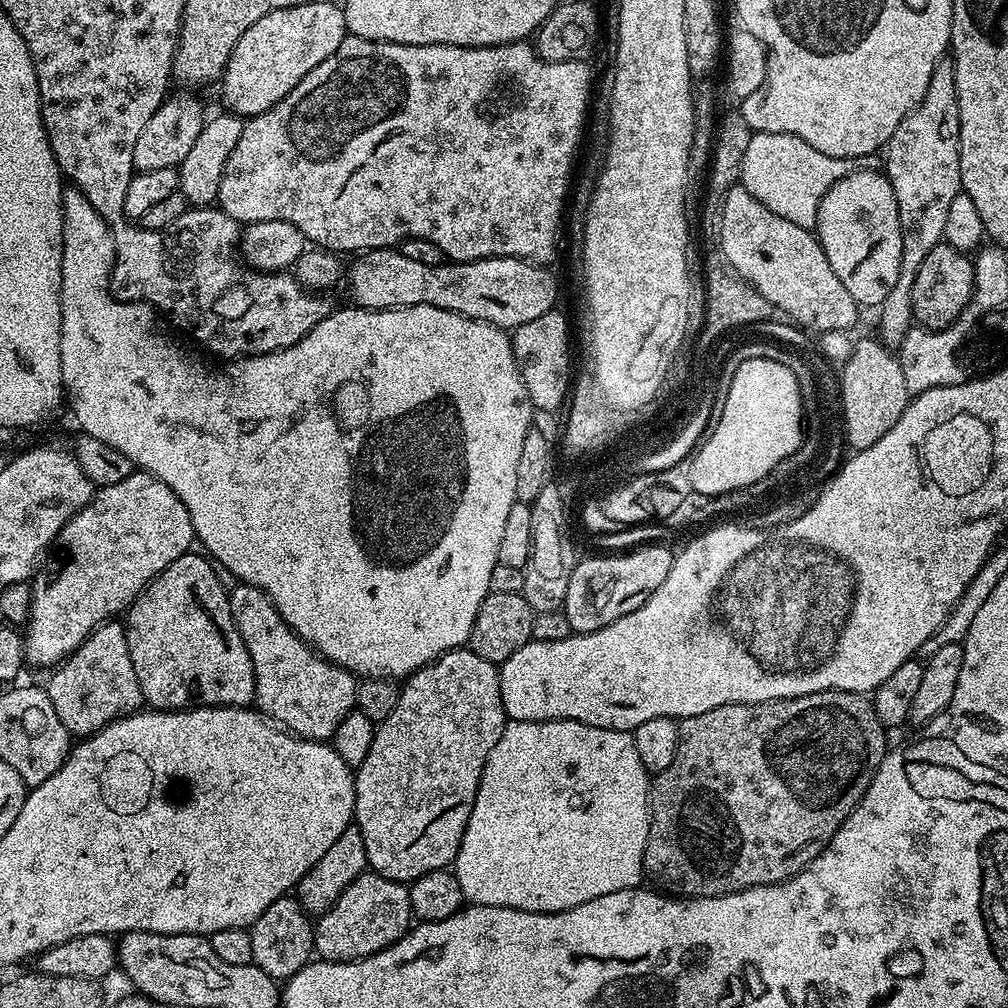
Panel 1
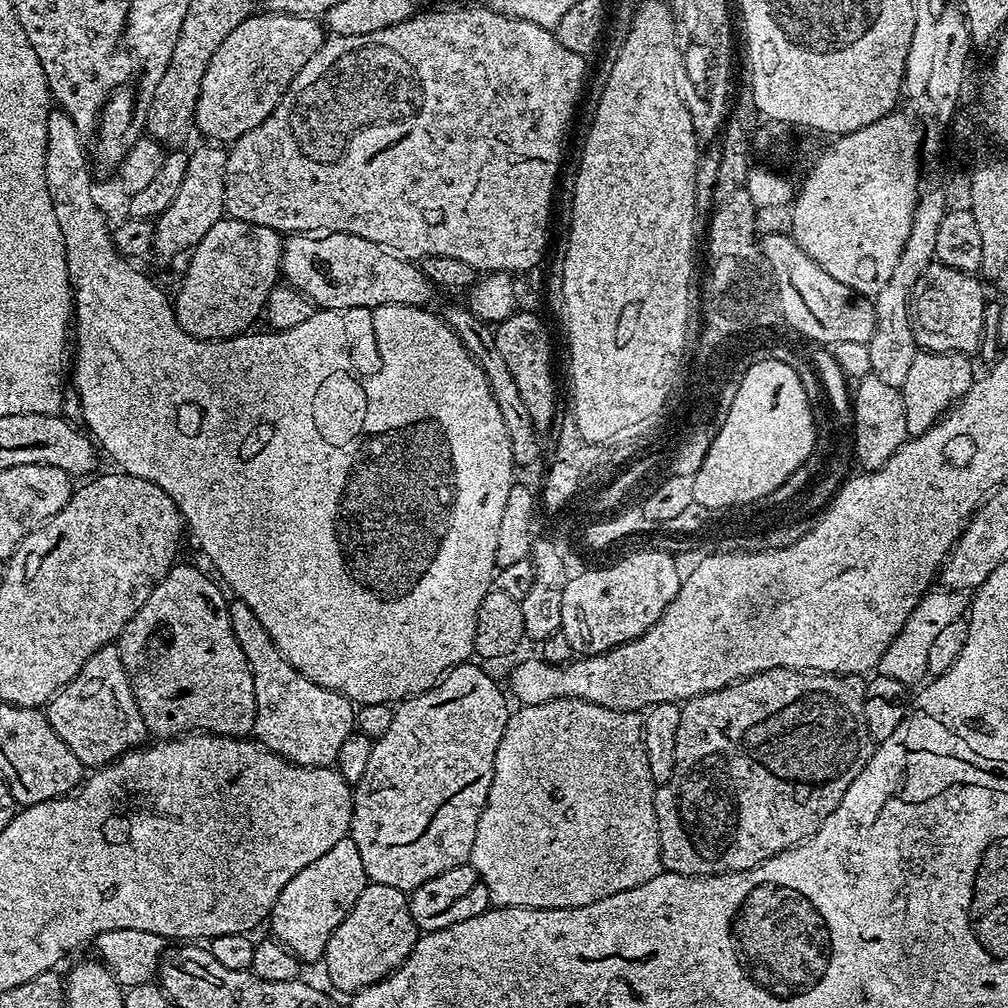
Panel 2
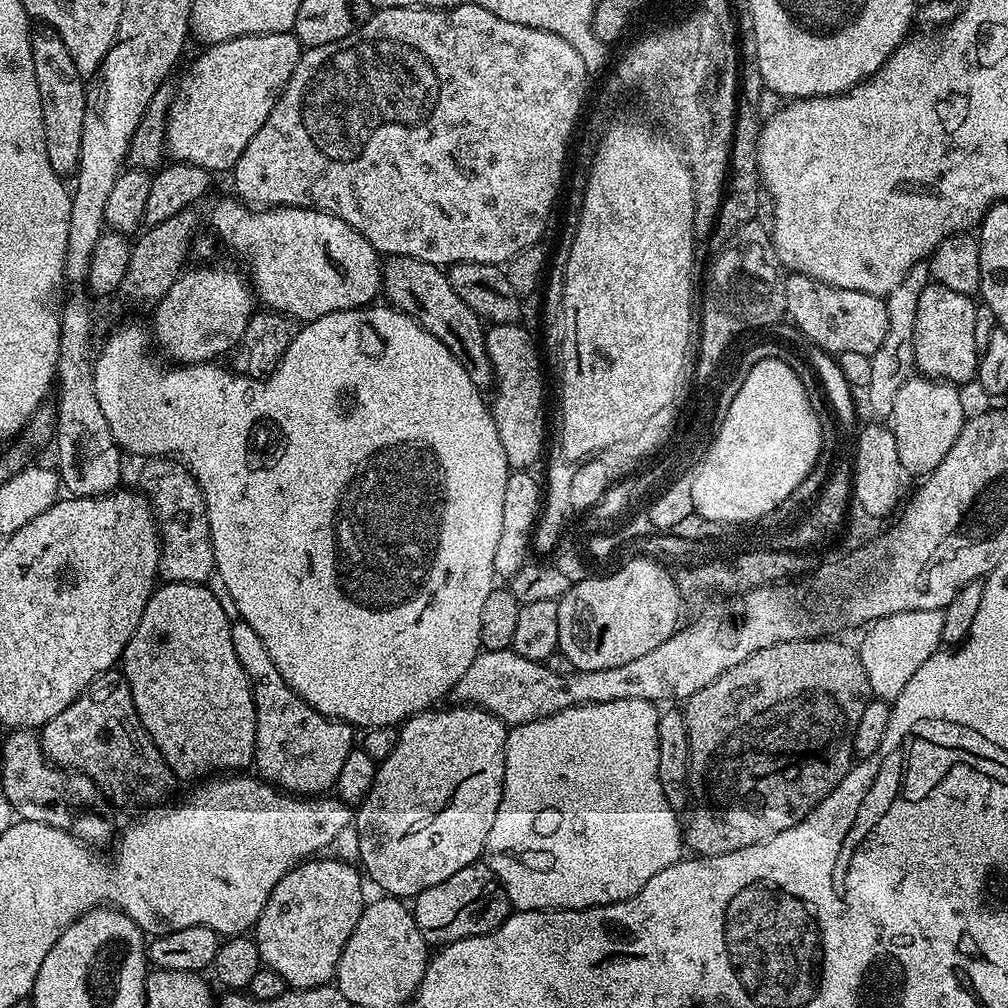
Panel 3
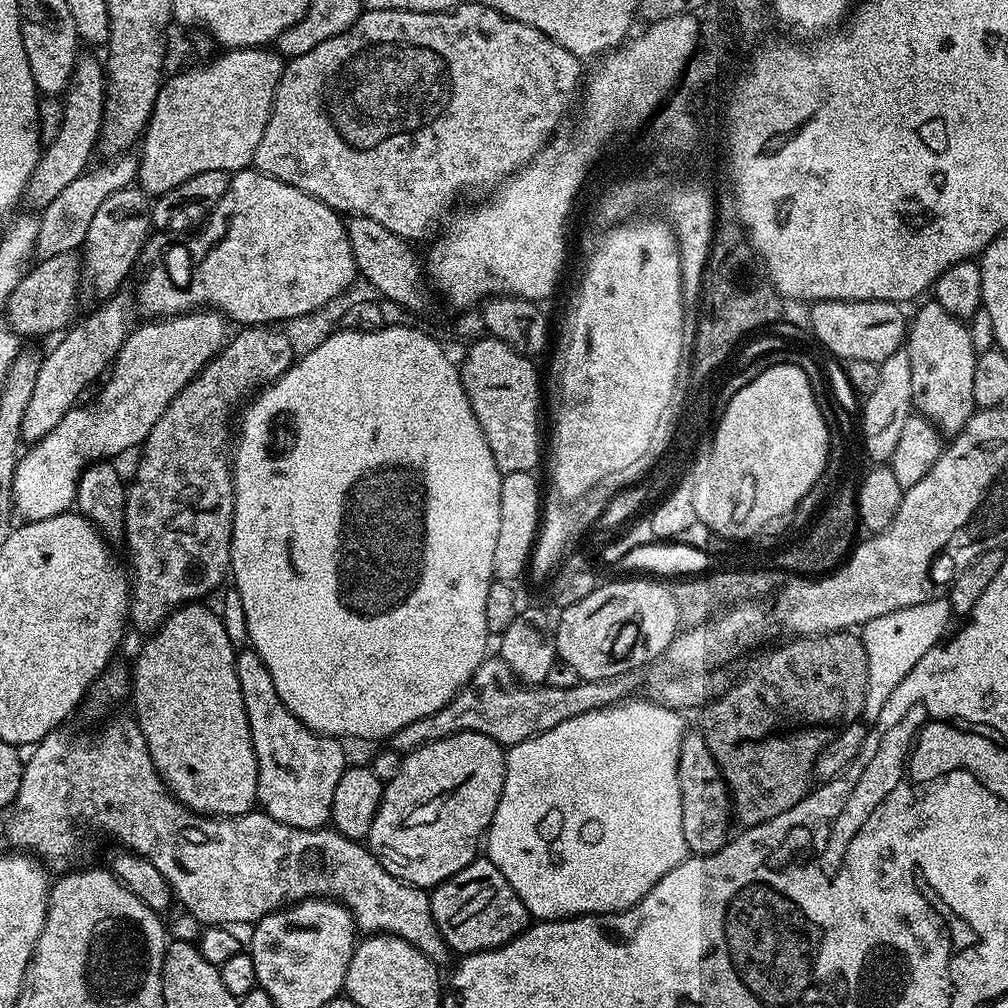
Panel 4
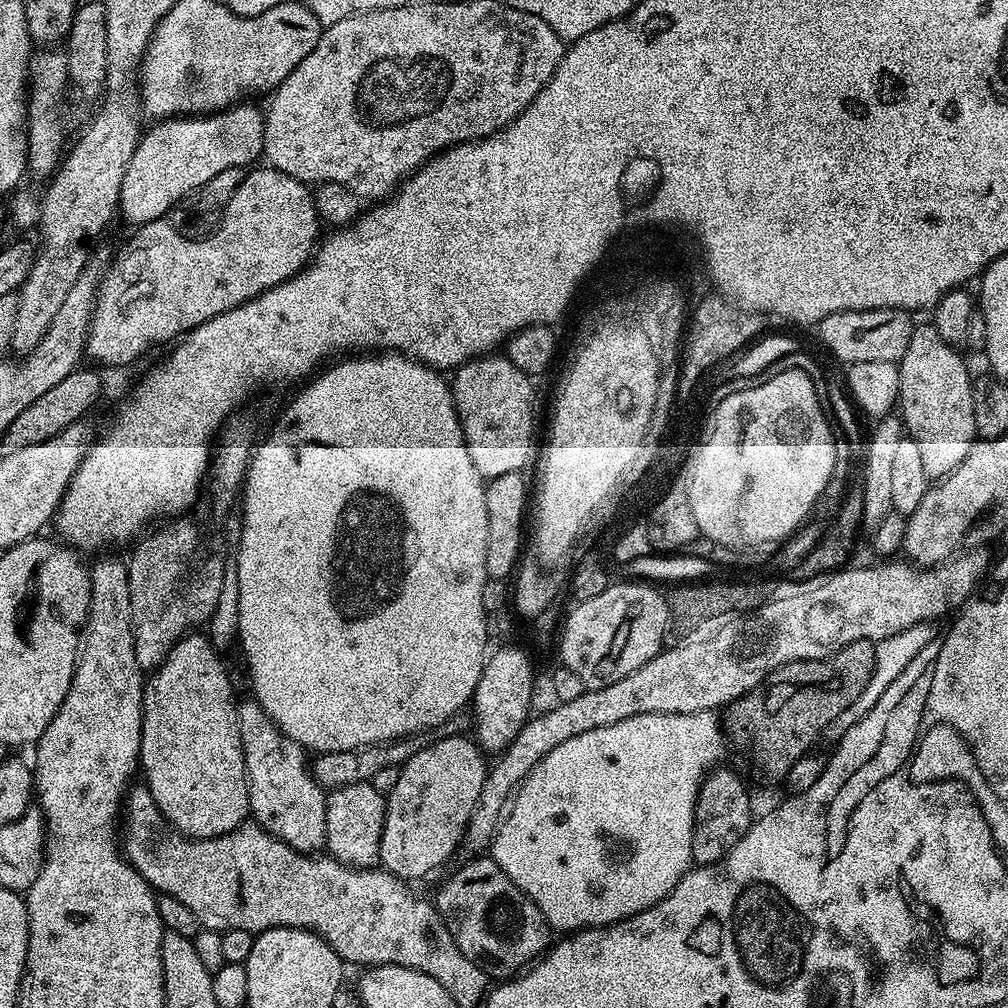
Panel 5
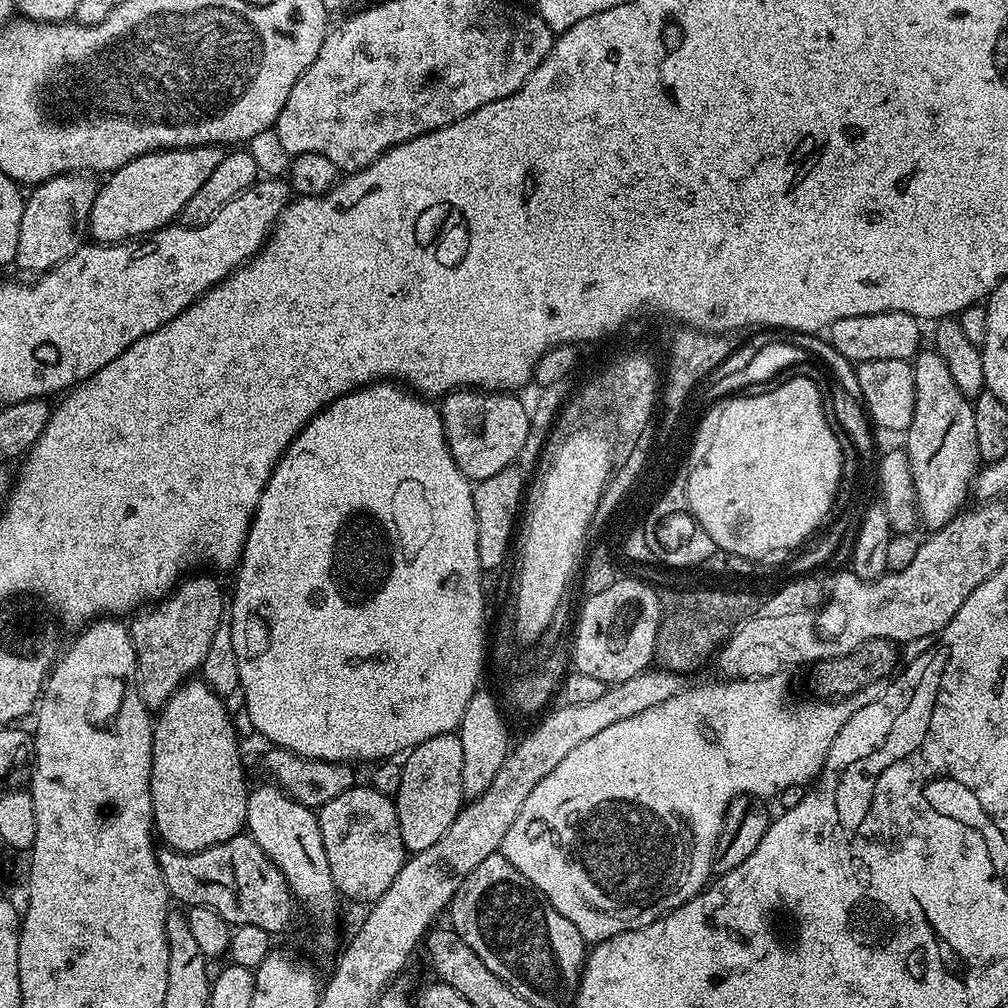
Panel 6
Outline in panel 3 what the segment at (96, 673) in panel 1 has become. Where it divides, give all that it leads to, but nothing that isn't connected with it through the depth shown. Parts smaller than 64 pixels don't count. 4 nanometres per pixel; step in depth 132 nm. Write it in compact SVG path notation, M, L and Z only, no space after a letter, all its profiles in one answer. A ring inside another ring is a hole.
M116 670L103 672L98 678L94 678L90 682L90 686L84 693L74 702L70 702L70 706L66 706L66 710L62 710L62 714L58 714L58 718L50 718L50 722L46 722L44 727L39 729L40 751L44 753L47 760L52 761L57 768L66 768L74 772L80 772L83 776L88 776L94 783L100 787L101 793L105 797L109 796L116 804L146 804L144 806L156 806L165 799L164 796L168 792L168 787L174 784L172 771L168 769L168 763L162 758L162 754L154 746L154 742L146 734L146 730L142 726L142 722L138 718L138 714L134 710L134 698L130 694L130 686L126 682L126 678Z

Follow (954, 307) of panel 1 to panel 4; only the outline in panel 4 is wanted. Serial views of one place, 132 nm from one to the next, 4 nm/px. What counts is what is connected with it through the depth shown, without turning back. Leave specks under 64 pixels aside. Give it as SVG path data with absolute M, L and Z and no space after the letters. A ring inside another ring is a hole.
M935 302L924 304L916 312L916 317L911 317L910 323L906 328L906 351L910 358L910 386L912 387L912 406L919 415L924 416L934 427L939 428L941 433L955 434L961 432L966 426L966 422L972 417L972 413L977 411L974 402L974 366L976 365L977 354L974 350L974 343L971 341L971 330L969 325L963 320L959 320L950 310L942 310L942 306Z

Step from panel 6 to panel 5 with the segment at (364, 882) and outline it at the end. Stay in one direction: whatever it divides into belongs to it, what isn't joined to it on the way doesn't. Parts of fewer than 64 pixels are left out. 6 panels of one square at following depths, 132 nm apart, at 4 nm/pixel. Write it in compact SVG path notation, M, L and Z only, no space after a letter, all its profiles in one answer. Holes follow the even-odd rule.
M371 782L331 789L326 796L326 845L327 855L347 864L349 868L370 868L380 859L380 839L384 829L386 797L374 790Z

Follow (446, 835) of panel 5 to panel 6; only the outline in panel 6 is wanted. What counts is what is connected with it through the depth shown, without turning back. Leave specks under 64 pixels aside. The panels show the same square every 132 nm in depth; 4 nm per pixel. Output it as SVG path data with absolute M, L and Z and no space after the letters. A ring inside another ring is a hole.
M456 732L438 734L438 738L429 738L414 746L409 752L405 752L400 760L402 770L402 783L398 786L398 794L395 796L396 809L400 815L402 834L413 849L425 848L434 838L446 830L446 826L452 821L458 812L458 758L460 757L460 738Z

